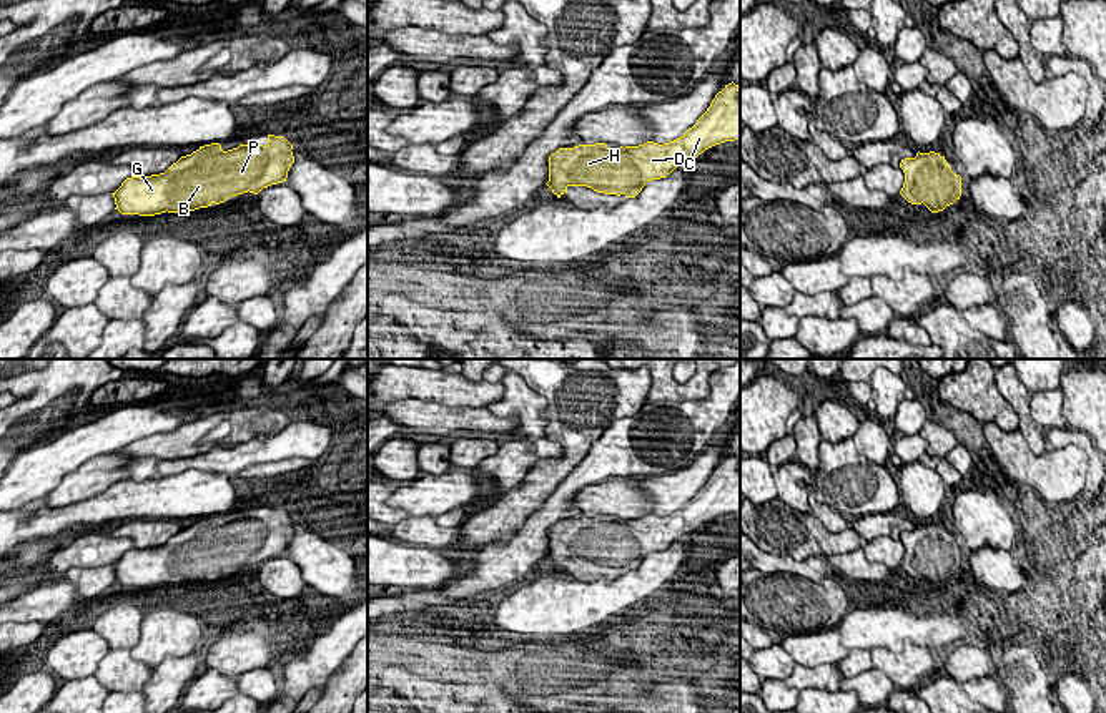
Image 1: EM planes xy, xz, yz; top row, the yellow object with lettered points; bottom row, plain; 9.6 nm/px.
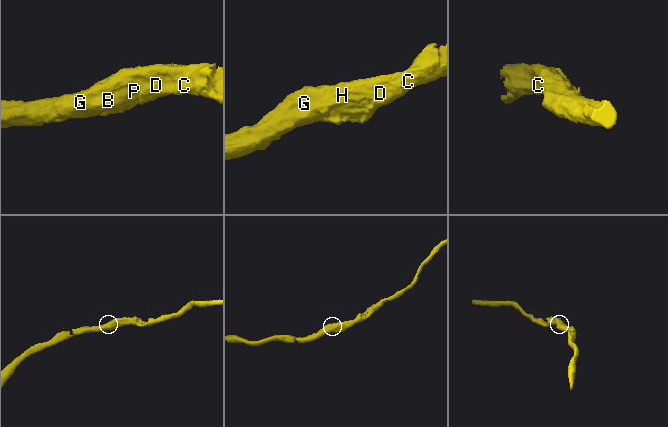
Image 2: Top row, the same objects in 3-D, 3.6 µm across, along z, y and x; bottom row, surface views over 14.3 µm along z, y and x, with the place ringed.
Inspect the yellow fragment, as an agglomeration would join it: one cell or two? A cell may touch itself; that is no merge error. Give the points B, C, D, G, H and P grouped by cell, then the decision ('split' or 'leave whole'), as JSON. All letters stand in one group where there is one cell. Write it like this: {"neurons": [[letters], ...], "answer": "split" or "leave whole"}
{"neurons": [["B", "C", "D", "G", "H", "P"]], "answer": "leave whole"}

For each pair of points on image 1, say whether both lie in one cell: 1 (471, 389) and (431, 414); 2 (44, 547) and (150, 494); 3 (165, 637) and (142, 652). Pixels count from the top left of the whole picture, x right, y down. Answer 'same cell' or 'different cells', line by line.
1: different cells
2: different cells
3: same cell

